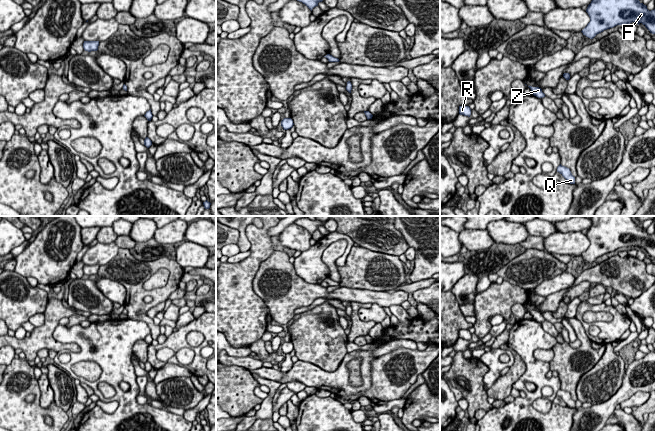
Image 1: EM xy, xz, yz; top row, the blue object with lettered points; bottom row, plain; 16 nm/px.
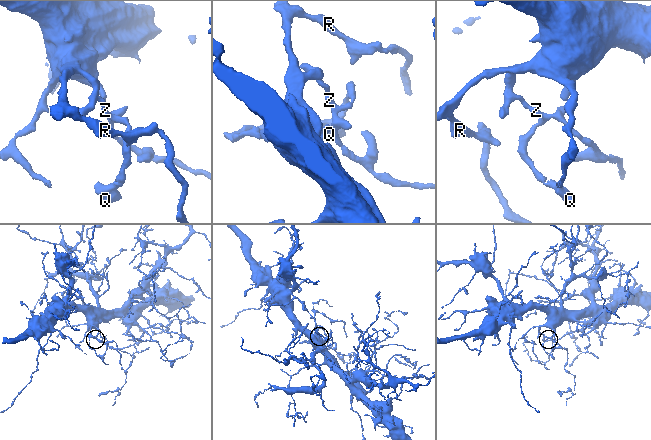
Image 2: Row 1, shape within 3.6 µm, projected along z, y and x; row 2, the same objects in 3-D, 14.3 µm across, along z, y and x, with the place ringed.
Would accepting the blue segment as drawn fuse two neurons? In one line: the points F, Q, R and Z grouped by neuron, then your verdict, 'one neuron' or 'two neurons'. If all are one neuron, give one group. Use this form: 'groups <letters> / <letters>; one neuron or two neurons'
groups F Q R Z; one neuron

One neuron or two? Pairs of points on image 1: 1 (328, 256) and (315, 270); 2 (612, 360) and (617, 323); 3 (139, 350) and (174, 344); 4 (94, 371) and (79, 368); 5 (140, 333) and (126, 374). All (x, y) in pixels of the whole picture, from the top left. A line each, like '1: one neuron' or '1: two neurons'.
1: two neurons
2: two neurons
3: two neurons
4: one neuron
5: one neuron

